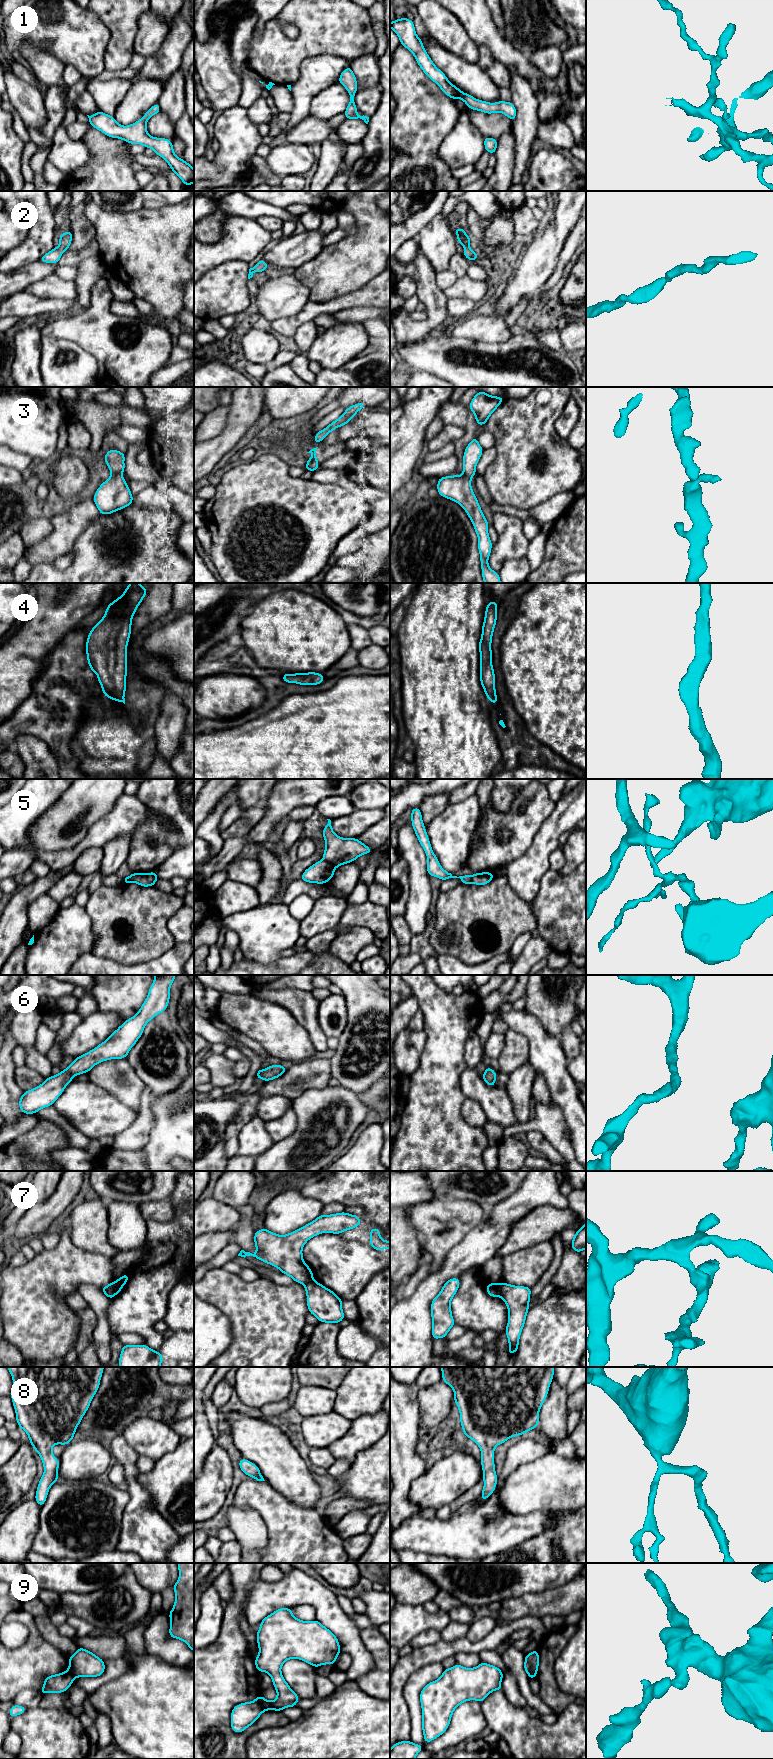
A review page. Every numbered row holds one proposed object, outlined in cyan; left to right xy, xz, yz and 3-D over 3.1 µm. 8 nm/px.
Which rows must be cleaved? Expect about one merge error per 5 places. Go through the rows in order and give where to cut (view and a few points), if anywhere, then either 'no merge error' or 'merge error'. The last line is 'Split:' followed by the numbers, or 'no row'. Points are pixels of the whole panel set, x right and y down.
1: cut none; no merge error
2: cut none; no merge error
3: cut none; no merge error
4: cut none; no merge error
5: cut xz (324, 859), (335, 867); merge error
6: cut none; no merge error
7: cut xy (113, 1283), (112, 1296); merge error
8: cut none; no merge error
9: cut xy (68, 1669), (75, 1676); merge error
Split: 5, 7, 9

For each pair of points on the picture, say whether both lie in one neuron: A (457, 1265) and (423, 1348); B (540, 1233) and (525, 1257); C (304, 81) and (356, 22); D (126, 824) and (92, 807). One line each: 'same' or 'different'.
A: same
B: different
C: different
D: different

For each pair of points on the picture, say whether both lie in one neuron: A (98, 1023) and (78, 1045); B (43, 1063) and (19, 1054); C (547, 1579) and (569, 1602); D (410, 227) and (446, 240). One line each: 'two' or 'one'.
A: one
B: two
C: two
D: one

